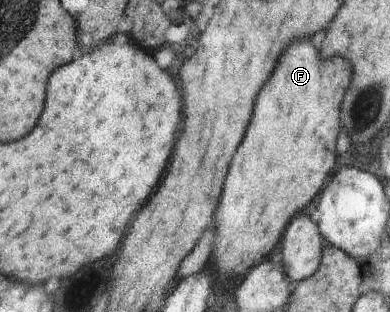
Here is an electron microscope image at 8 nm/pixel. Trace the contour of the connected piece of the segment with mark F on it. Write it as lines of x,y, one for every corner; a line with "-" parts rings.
326,30
315,34
313,42
297,42
285,58
281,58
281,66
277,66
277,74
269,78
269,86
261,90
261,98
257,98
257,114
253,114
253,126
249,126
249,134
245,134
245,146
237,150
237,158
233,158
233,170
229,170
229,182
225,182
225,198
221,198
221,206
217,208
217,240
215,240
215,260
225,274
247,274
247,270
256,266
273,250
279,242
283,230
289,220
303,210
323,188
327,168
331,164
335,142
341,130
339,110
345,96
345,90
351,82
351,62
347,58
321,58
319,48

